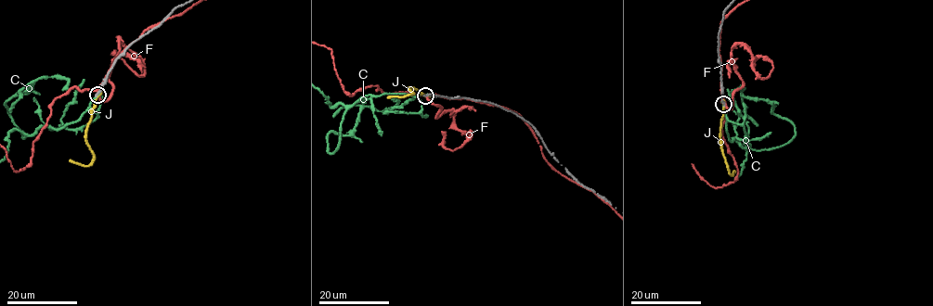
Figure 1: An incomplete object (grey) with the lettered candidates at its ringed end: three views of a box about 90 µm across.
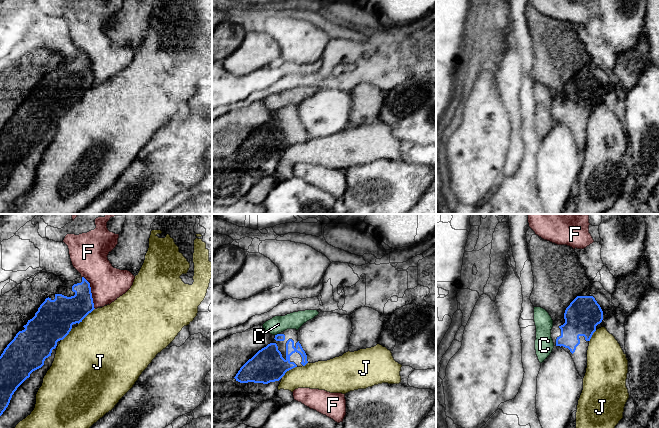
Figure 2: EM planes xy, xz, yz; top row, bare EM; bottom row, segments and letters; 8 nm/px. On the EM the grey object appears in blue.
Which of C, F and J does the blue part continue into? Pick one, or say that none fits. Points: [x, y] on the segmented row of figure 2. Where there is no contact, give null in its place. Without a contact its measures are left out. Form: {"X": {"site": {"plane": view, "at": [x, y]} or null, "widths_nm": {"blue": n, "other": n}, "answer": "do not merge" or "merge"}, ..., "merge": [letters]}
{"C": {"site": {"plane": "xz", "at": [277, 334]}, "widths_nm": {"blue": 60, "other": 140}, "answer": "do not merge"}, "F": {"site": {"plane": "xy", "at": [90, 292]}, "widths_nm": {"blue": 240, "other": 280}, "answer": "do not merge"}, "J": {"site": {"plane": "xy", "at": [86, 315]}, "widths_nm": {"blue": 300, "other": 500}, "answer": "do not merge"}, "merge": []}

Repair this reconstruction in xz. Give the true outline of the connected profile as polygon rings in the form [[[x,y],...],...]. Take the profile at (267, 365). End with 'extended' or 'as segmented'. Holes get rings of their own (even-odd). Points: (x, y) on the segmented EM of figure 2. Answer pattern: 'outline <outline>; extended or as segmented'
outline [[[287,329],[259,350],[238,371],[232,382],[243,388],[255,402],[273,399],[285,373],[308,363],[298,341],[298,331]]]; extended

